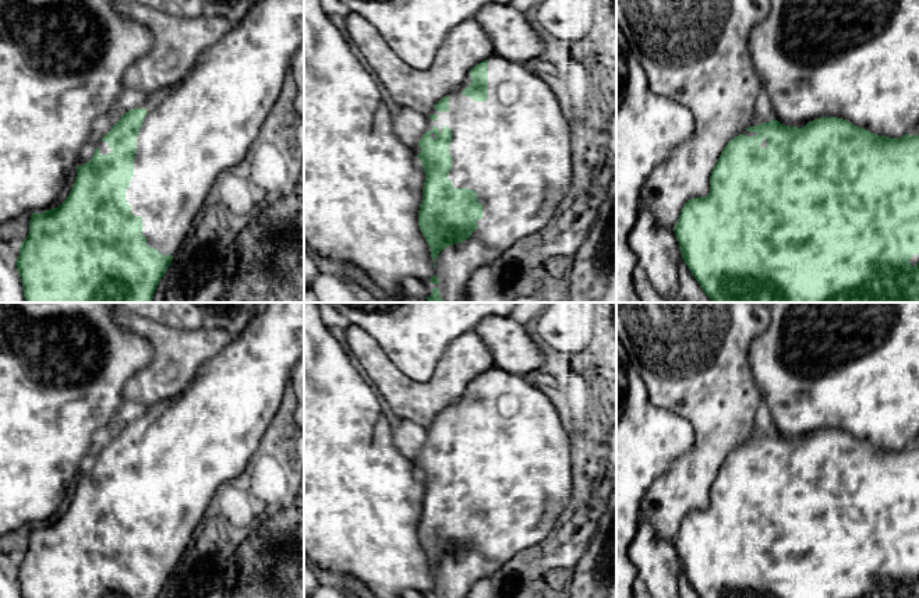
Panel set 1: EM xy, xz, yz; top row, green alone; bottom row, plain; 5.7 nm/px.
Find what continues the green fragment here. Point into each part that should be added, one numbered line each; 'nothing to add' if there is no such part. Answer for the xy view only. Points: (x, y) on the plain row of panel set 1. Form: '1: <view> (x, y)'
1: xy (191, 445)

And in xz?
1: xz (513, 462)

